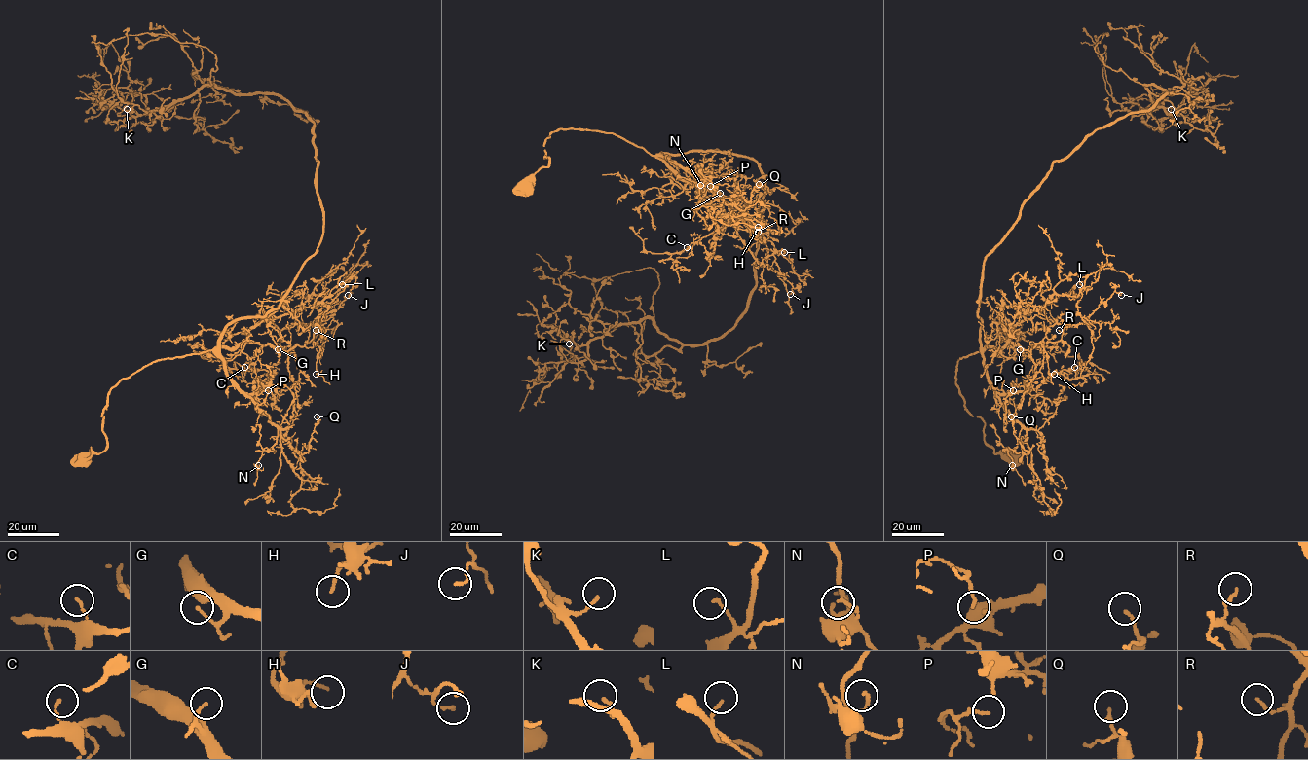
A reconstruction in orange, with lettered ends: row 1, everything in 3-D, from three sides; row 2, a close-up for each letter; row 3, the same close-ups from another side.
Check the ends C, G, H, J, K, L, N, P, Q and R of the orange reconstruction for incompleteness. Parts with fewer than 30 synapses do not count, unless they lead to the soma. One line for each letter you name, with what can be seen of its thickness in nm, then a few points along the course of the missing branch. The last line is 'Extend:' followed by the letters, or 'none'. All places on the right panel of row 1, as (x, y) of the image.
G: 110 nm | (1020, 349), (1012, 357), (1003, 351)
Extend: G

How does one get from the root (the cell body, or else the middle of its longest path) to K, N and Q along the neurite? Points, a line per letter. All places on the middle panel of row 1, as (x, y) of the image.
K: (524, 186), (560, 128), (744, 156), (764, 176), (756, 286), (728, 331), (681, 344), (641, 318), (569, 343)
N: (524, 186), (548, 164), (544, 141), (560, 128), (614, 132), (691, 168), (720, 194), (708, 180), (700, 185)
Q: (524, 186), (548, 164), (544, 141), (560, 128), (614, 132), (691, 168), (722, 199), (748, 201), (759, 184)

